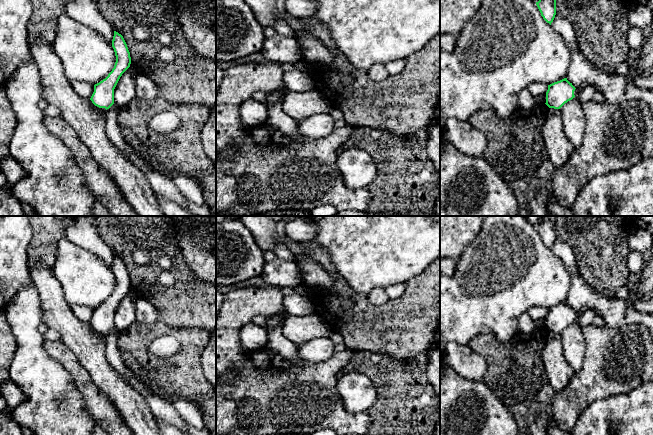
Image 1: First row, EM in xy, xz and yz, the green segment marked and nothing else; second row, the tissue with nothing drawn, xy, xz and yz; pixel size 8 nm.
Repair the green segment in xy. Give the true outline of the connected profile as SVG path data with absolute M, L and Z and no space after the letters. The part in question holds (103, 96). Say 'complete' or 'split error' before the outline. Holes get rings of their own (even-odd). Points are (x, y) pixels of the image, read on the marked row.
complete; M114 31L112 47L116 56L114 68L105 79L94 85L94 92L90 98L95 106L106 110L114 104L114 89L131 64L127 44L123 36L116 31Z

